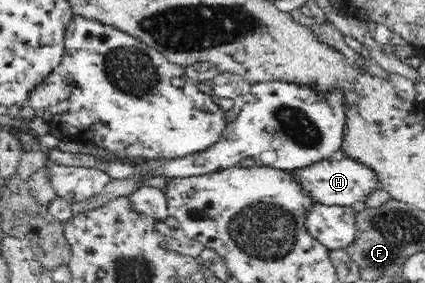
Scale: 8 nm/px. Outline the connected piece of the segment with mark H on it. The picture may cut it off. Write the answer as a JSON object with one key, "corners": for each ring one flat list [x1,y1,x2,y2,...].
{"corners":[[335,158,321,162,319,165,311,166,307,170,294,172,304,181,304,186,313,192,313,199,326,206,351,207,356,202,366,202,375,192,381,190,379,173,372,167,355,161,354,159]]}

